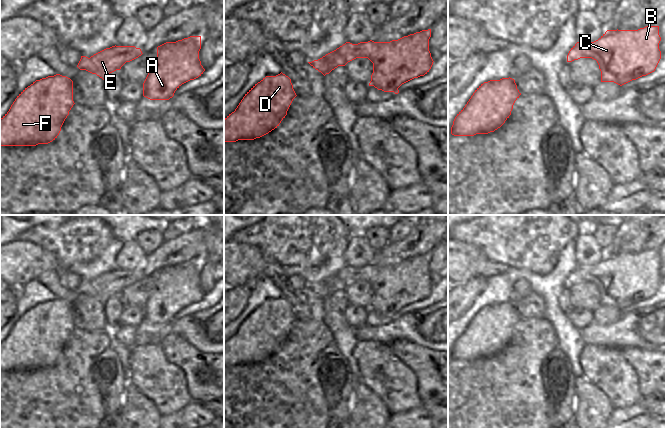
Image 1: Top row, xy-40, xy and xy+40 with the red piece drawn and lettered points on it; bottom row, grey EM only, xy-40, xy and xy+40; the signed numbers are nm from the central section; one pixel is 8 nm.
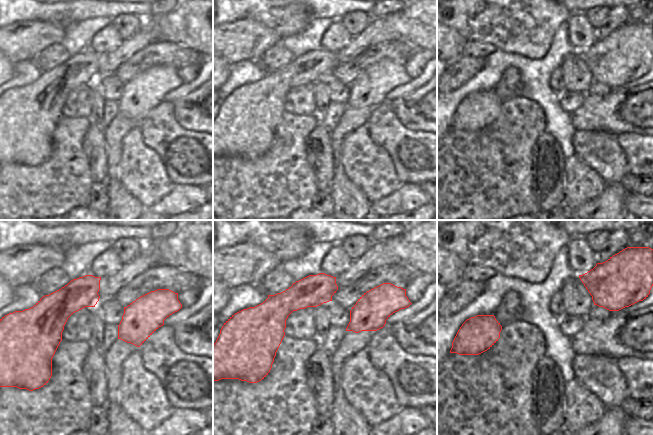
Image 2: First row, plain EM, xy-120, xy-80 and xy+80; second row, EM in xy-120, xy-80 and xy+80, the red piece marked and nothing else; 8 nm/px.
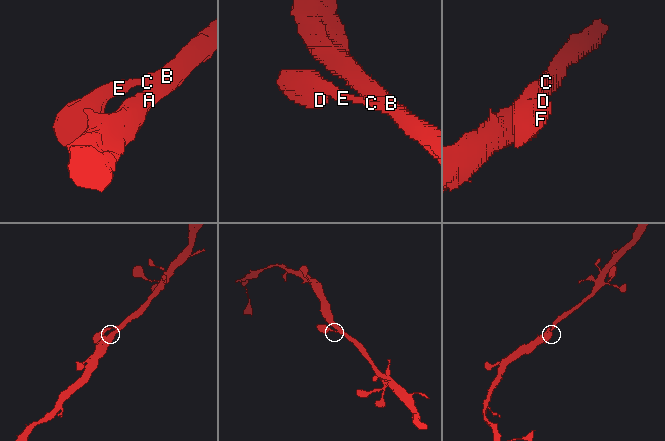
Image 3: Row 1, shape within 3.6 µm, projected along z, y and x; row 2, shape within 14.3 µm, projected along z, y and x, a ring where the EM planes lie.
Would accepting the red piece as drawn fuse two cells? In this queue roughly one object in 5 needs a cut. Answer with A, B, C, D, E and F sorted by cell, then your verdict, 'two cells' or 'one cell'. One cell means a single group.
A B C D E F; one cell

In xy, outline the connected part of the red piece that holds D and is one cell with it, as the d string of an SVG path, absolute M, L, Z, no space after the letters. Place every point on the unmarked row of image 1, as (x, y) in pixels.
M282 296L266 300L224 343L224 366L254 364L279 350L296 321L291 303Z

